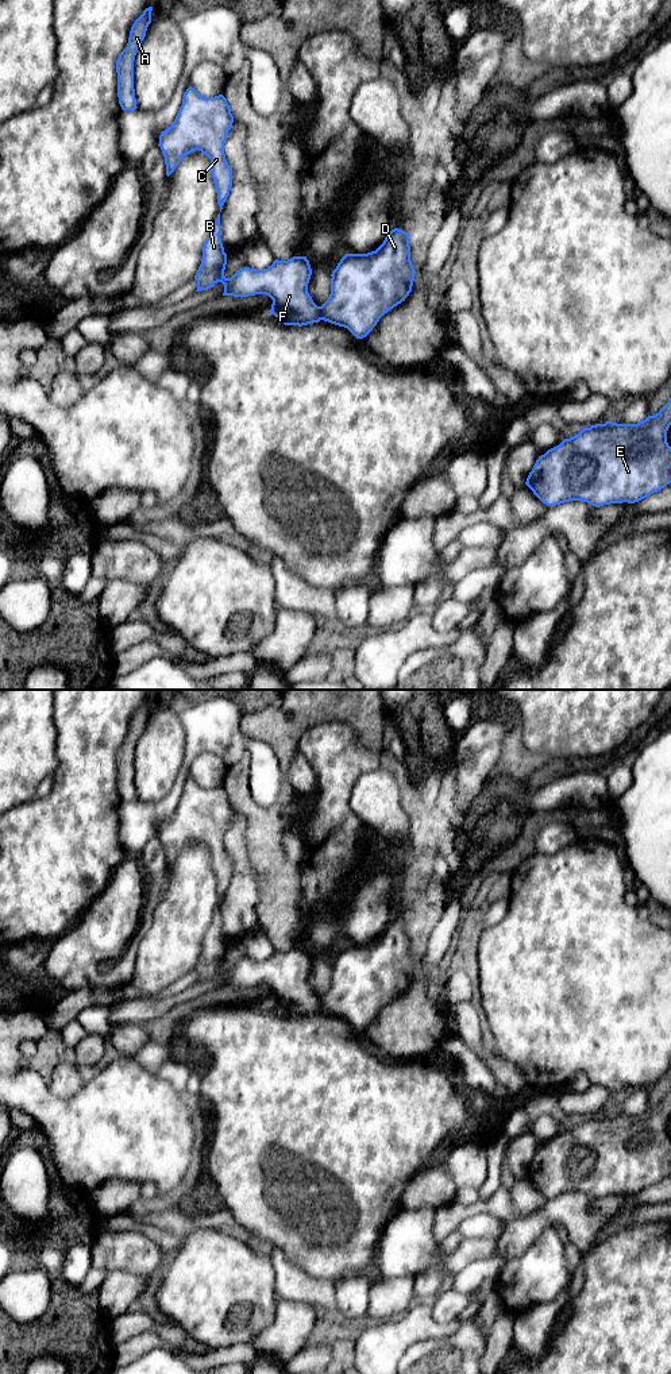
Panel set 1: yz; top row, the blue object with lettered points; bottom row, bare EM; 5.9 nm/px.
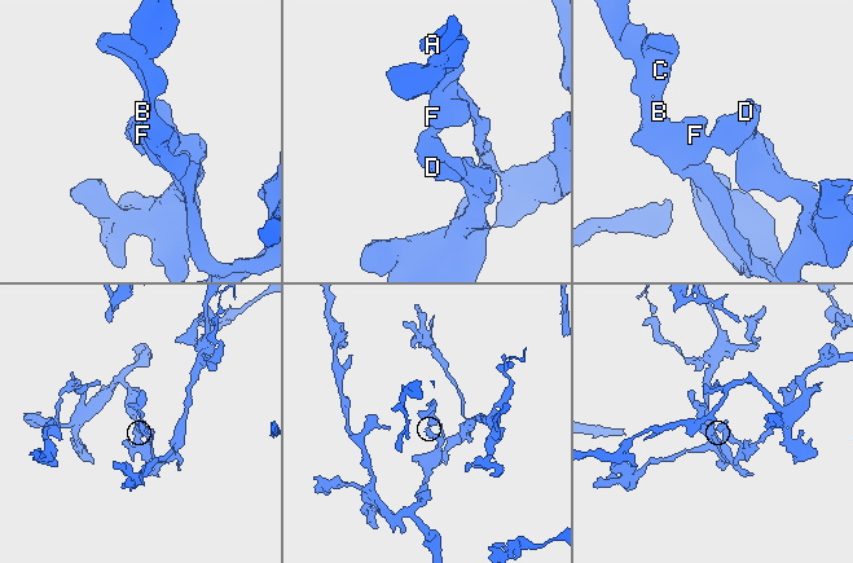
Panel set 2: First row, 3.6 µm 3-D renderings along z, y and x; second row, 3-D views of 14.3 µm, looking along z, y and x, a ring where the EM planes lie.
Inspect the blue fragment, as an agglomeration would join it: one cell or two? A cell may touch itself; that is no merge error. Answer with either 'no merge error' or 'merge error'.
merge error

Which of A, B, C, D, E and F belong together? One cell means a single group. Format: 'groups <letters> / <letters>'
groups A B C F / D E

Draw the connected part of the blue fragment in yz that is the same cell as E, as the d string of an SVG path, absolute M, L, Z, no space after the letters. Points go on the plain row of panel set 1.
M671 1089L653 1107L637 1115L617 1115L606 1112L583 1119L578 1126L564 1130L559 1136L539 1147L525 1176L547 1197L556 1197L570 1192L583 1192L595 1199L610 1194L635 1194L660 1182L671 1174L671 1138L667 1122L671 1116Z

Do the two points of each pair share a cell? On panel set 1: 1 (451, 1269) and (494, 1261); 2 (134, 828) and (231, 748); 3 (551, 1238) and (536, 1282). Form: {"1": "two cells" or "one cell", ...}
{"1": "two cells", "2": "one cell", "3": "one cell"}

